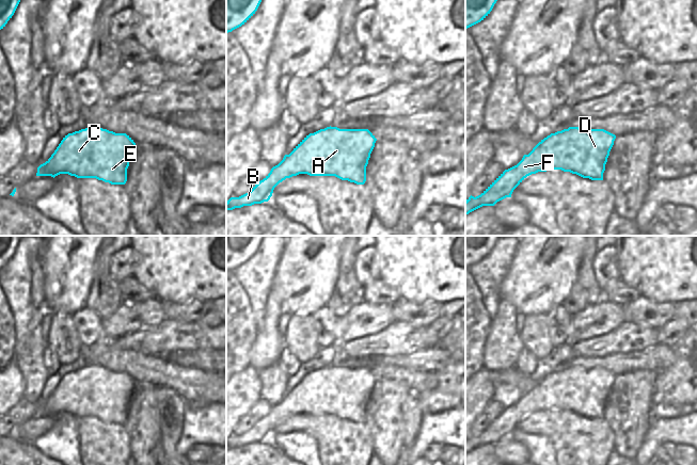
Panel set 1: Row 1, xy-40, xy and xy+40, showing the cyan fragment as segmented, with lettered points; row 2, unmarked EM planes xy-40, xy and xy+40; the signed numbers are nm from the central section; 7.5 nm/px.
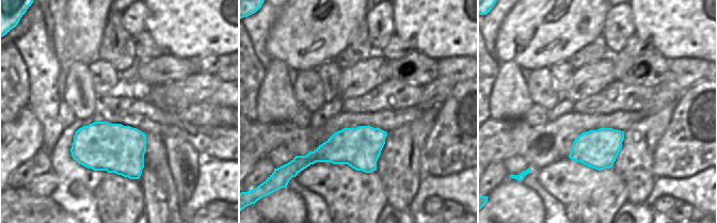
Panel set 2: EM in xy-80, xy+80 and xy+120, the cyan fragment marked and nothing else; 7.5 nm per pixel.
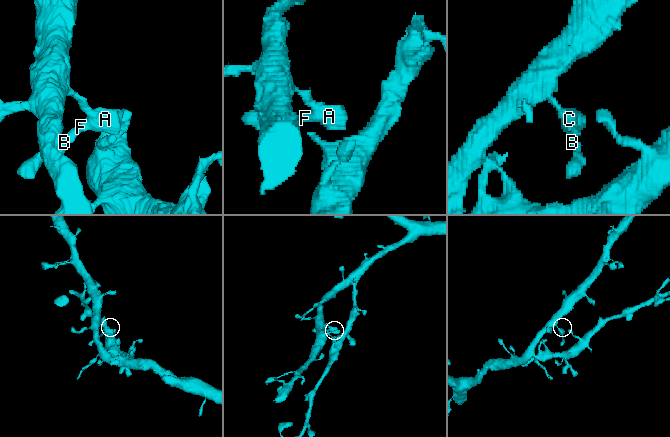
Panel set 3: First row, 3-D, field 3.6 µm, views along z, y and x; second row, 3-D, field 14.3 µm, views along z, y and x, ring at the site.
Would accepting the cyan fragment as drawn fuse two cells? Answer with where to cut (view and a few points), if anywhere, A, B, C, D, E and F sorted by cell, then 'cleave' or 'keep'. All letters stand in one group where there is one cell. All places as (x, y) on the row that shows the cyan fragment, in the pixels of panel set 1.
cut xy (289, 154), (298, 158), (297, 167), (300, 173); groups A C D E / B F; cleave

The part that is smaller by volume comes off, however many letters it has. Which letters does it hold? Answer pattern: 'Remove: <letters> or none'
Remove: B, F.

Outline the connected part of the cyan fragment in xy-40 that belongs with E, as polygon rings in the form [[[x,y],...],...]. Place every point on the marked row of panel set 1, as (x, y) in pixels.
[[[88,127],[65,135],[51,157],[59,157],[61,174],[77,178],[96,178],[111,185],[125,185],[134,147],[136,143],[126,133],[115,133],[100,127]]]

